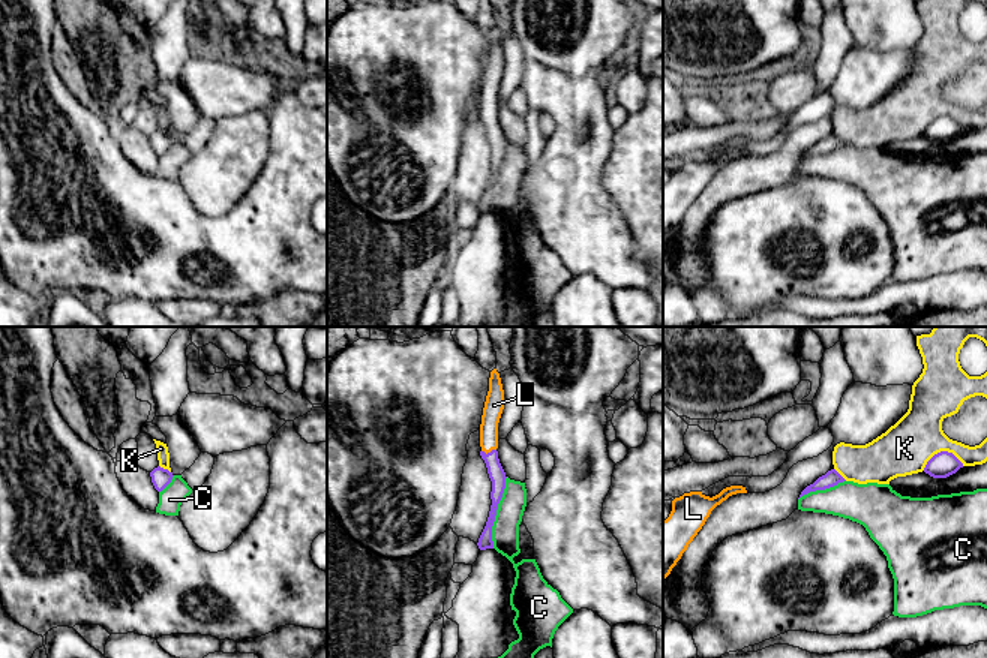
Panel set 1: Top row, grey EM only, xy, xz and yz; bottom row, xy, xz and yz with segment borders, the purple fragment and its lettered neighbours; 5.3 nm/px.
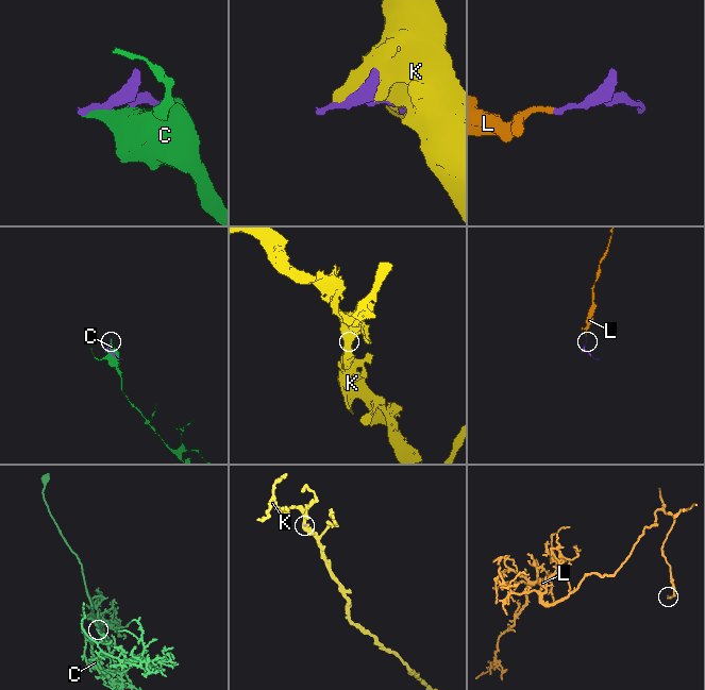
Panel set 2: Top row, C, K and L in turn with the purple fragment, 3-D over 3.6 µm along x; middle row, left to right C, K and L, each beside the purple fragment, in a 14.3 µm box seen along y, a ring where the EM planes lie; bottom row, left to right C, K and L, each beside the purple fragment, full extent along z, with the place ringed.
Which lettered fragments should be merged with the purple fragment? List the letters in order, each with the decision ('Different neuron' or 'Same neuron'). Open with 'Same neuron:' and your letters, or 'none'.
Same neuron: L
C: Different neuron
K: Different neuron
L: Same neuron

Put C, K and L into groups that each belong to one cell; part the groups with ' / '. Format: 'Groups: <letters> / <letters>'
Groups: C / K / L

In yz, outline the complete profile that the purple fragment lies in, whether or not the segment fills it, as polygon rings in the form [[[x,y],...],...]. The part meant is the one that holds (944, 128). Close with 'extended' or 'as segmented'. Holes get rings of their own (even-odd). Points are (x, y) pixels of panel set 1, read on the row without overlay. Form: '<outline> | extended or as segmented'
[[[940,115],[927,126],[924,136],[933,142],[946,142],[960,132],[963,127],[952,117]]] | as segmented

